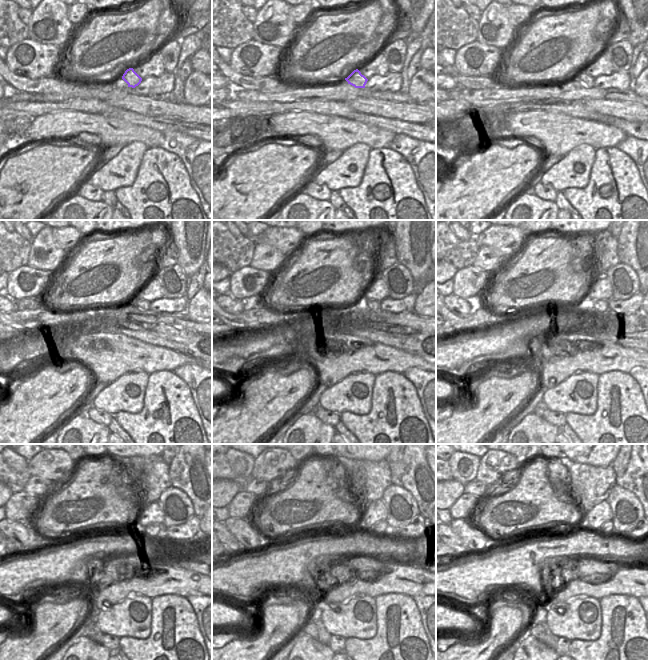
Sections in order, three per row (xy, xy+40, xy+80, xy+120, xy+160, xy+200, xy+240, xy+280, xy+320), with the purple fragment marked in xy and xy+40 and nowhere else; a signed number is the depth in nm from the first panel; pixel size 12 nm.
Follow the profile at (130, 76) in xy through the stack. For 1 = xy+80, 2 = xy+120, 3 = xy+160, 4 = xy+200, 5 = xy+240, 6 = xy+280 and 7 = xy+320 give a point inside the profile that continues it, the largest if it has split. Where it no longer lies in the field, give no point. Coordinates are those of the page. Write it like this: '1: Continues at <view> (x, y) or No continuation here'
1: Continues at xy+80 (582, 80)
2: Continues at xy+120 (143, 305)
3: Continues at xy+160 (373, 305)
4: Continues at xy+200 (600, 306)
5: Continues at xy+240 (153, 530)
6: Continues at xy+280 (379, 527)
7: Continues at xy+320 (607, 528)

